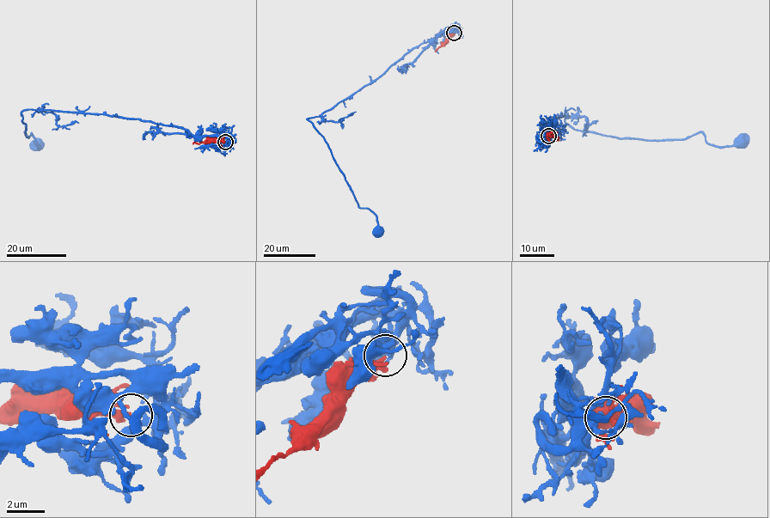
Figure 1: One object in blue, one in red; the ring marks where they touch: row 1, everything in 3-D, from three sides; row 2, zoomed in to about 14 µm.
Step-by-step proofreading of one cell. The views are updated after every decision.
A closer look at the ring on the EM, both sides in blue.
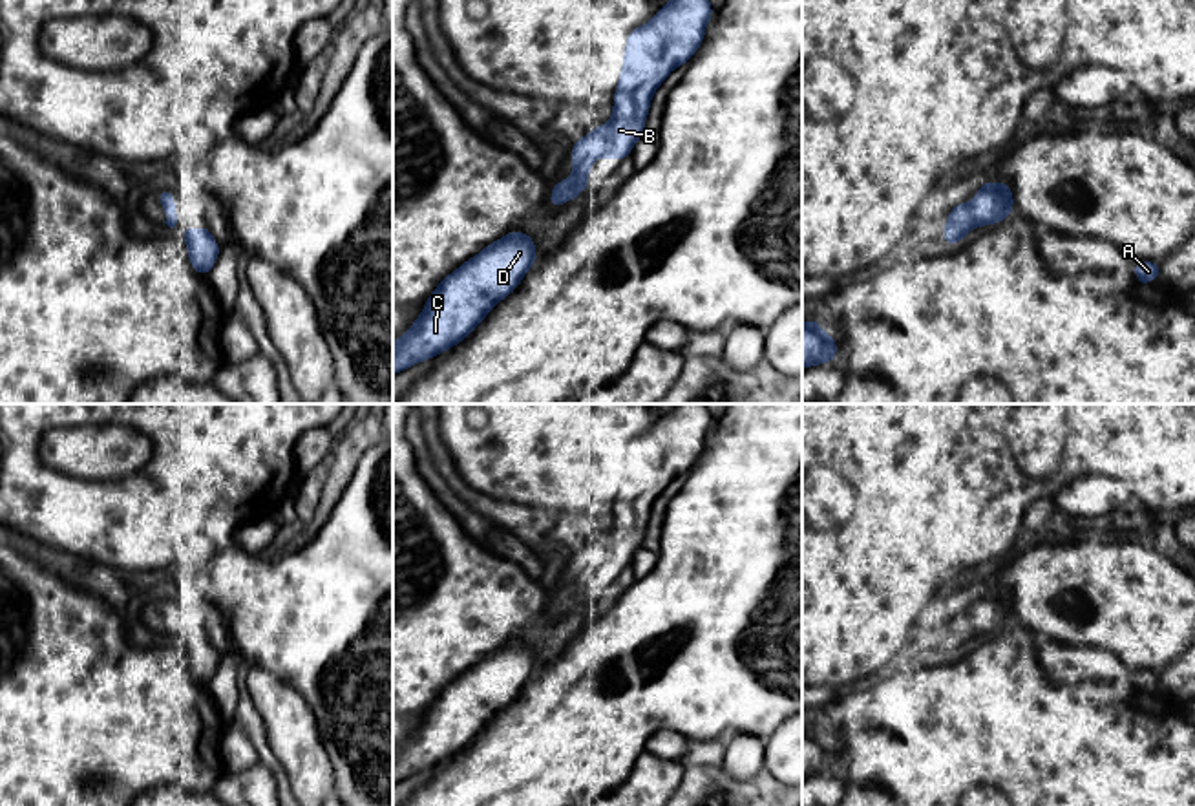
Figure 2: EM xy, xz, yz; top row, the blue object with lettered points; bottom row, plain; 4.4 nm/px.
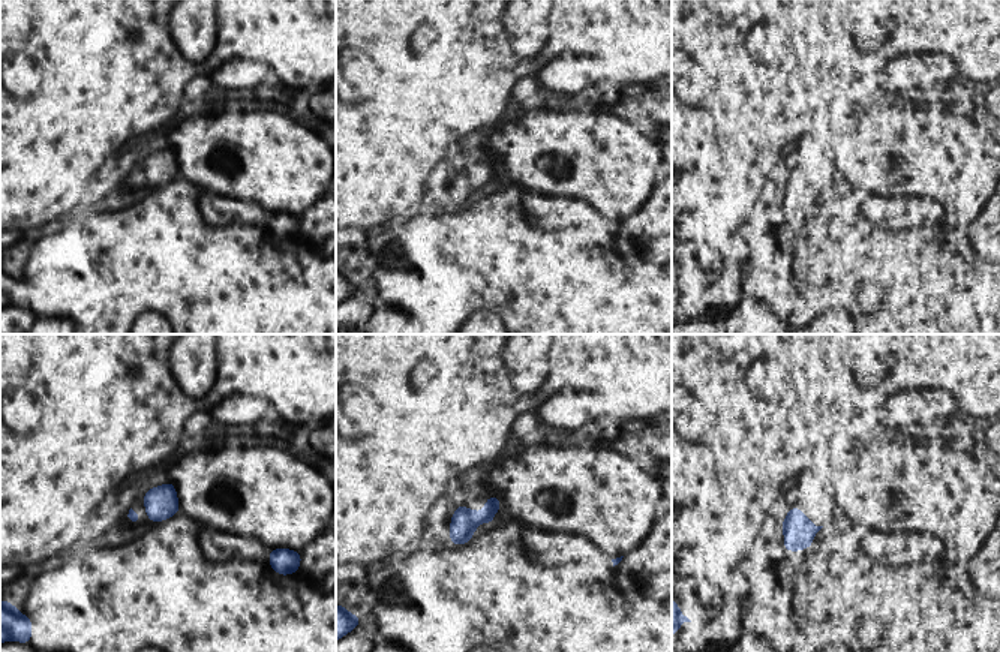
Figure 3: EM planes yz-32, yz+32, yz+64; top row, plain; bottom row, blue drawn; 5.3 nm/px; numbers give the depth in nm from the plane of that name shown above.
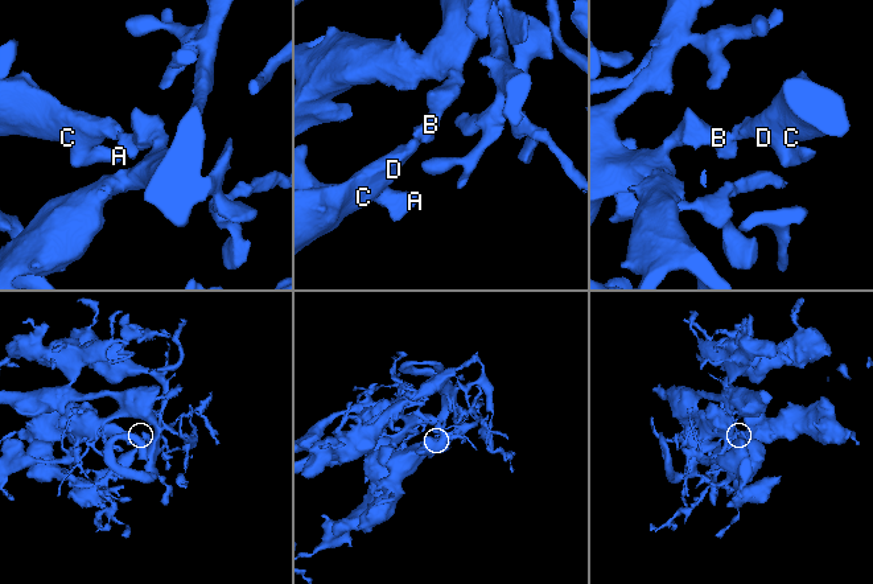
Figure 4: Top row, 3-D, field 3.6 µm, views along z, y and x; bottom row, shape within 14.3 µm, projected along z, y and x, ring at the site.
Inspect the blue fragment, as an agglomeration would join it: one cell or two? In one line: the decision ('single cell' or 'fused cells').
single cell

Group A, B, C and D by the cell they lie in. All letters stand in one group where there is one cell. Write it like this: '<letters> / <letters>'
A B C D

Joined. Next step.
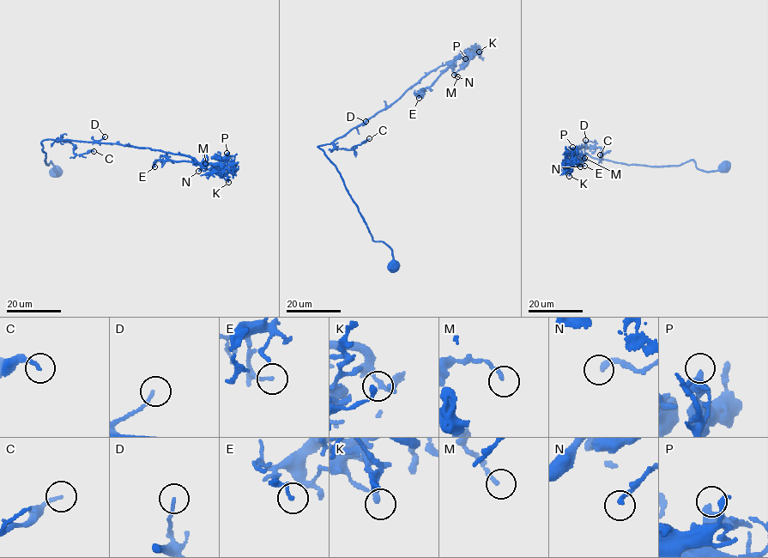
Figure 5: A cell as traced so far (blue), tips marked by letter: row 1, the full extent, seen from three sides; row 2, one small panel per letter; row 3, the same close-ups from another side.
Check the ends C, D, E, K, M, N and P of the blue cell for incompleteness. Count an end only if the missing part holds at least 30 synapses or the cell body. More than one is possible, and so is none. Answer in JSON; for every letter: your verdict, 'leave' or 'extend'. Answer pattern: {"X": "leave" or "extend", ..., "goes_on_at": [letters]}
{"C": "leave", "D": "leave", "E": "leave", "K": "leave", "M": "leave", "N": "leave", "P": "leave", "goes_on_at": []}

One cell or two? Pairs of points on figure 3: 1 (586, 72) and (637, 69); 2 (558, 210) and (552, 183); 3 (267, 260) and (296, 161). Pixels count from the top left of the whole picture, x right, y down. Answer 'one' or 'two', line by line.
1: two
2: two
3: two

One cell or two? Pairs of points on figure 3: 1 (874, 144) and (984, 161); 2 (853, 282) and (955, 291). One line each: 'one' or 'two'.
1: one
2: one

